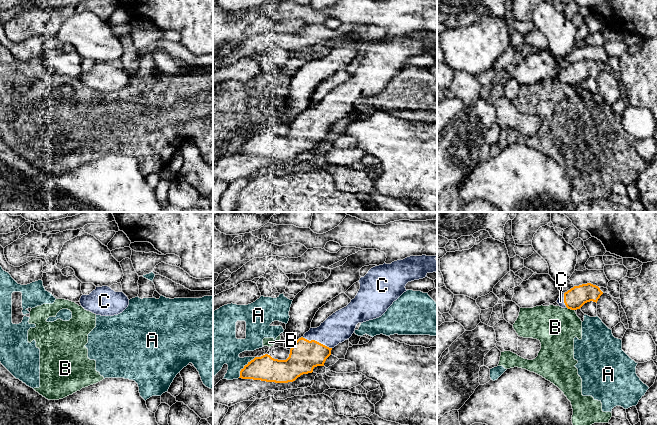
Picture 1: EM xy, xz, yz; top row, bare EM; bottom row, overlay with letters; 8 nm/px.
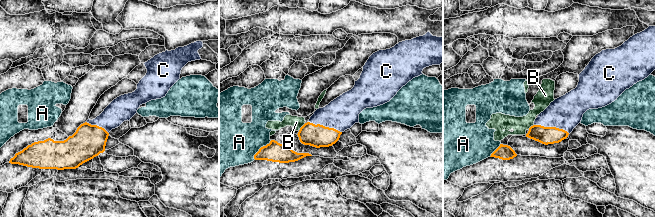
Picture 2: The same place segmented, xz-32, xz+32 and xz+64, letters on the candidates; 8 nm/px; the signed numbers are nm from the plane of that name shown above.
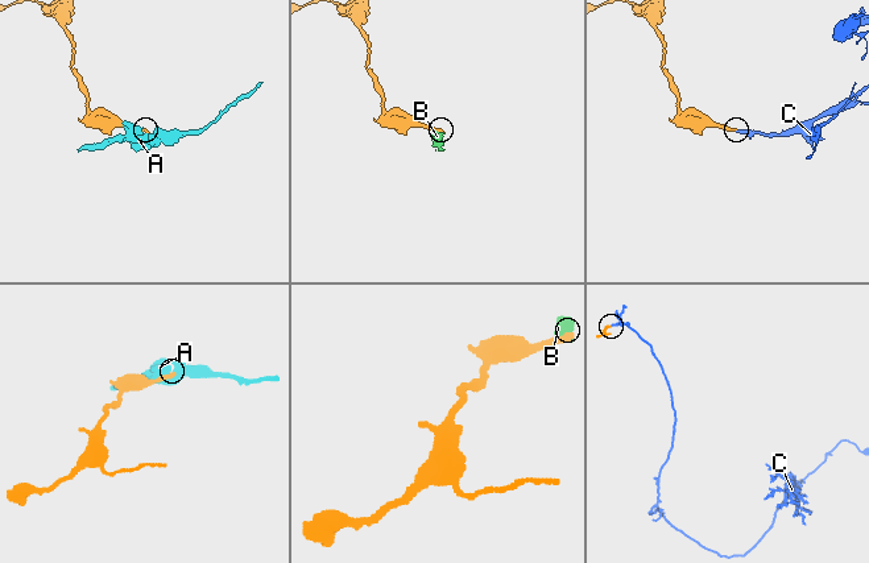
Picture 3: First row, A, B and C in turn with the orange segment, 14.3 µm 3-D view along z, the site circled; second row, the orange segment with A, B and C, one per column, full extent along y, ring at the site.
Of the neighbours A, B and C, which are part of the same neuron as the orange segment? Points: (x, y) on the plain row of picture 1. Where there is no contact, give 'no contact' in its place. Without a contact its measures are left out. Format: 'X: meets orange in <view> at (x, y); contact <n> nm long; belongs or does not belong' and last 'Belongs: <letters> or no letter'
A: meets orange in xz at (244, 142); contact 220 nm long; does not belong
B: meets orange in yz at (571, 85); contact 70 nm long; does not belong
C: meets orange in xz at (316, 117); contact 260 nm long; belongs
Belongs: C

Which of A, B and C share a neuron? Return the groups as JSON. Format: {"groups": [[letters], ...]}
{"groups": [["A", "B"], ["C"]]}

